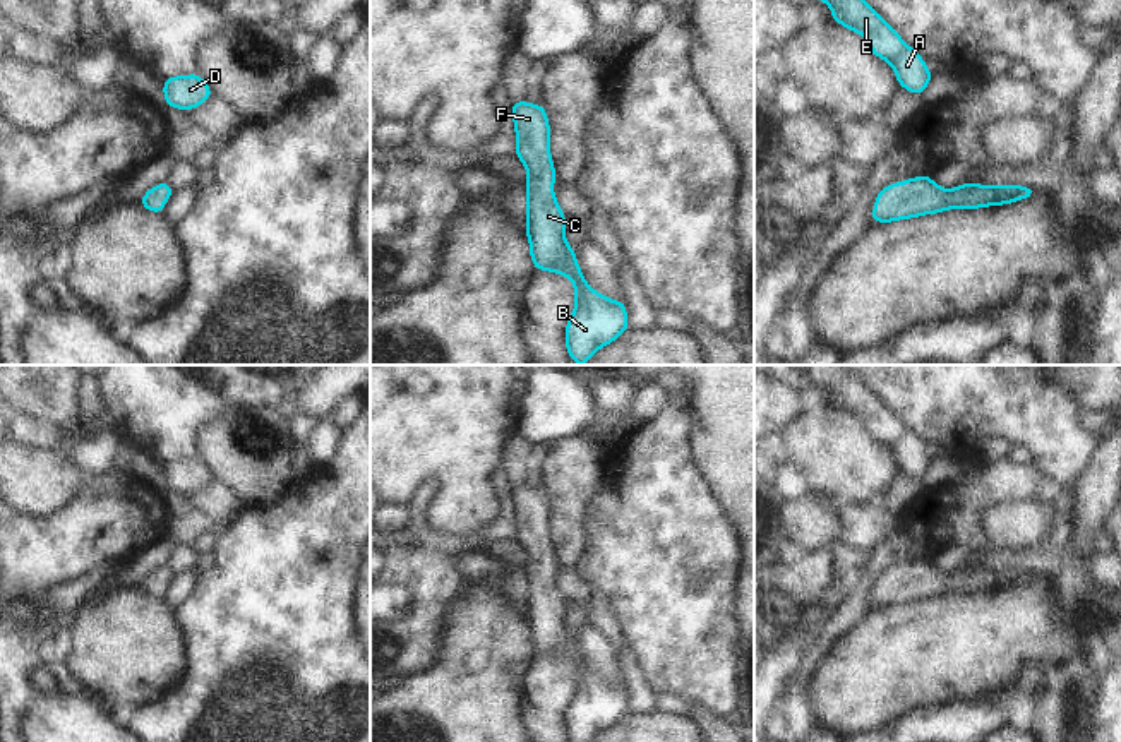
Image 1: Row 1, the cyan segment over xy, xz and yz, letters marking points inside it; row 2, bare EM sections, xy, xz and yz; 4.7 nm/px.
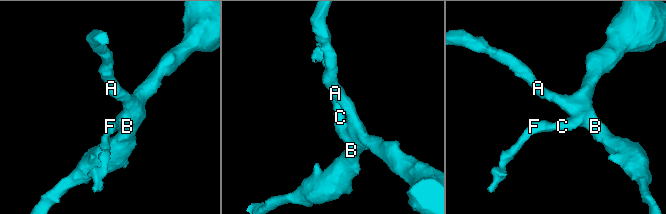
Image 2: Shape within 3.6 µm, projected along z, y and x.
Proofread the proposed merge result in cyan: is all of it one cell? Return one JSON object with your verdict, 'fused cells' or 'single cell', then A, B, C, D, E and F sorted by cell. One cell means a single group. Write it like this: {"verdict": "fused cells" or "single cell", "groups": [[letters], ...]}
{"verdict": "single cell", "groups": [["A", "B", "C", "D", "E", "F"]]}

